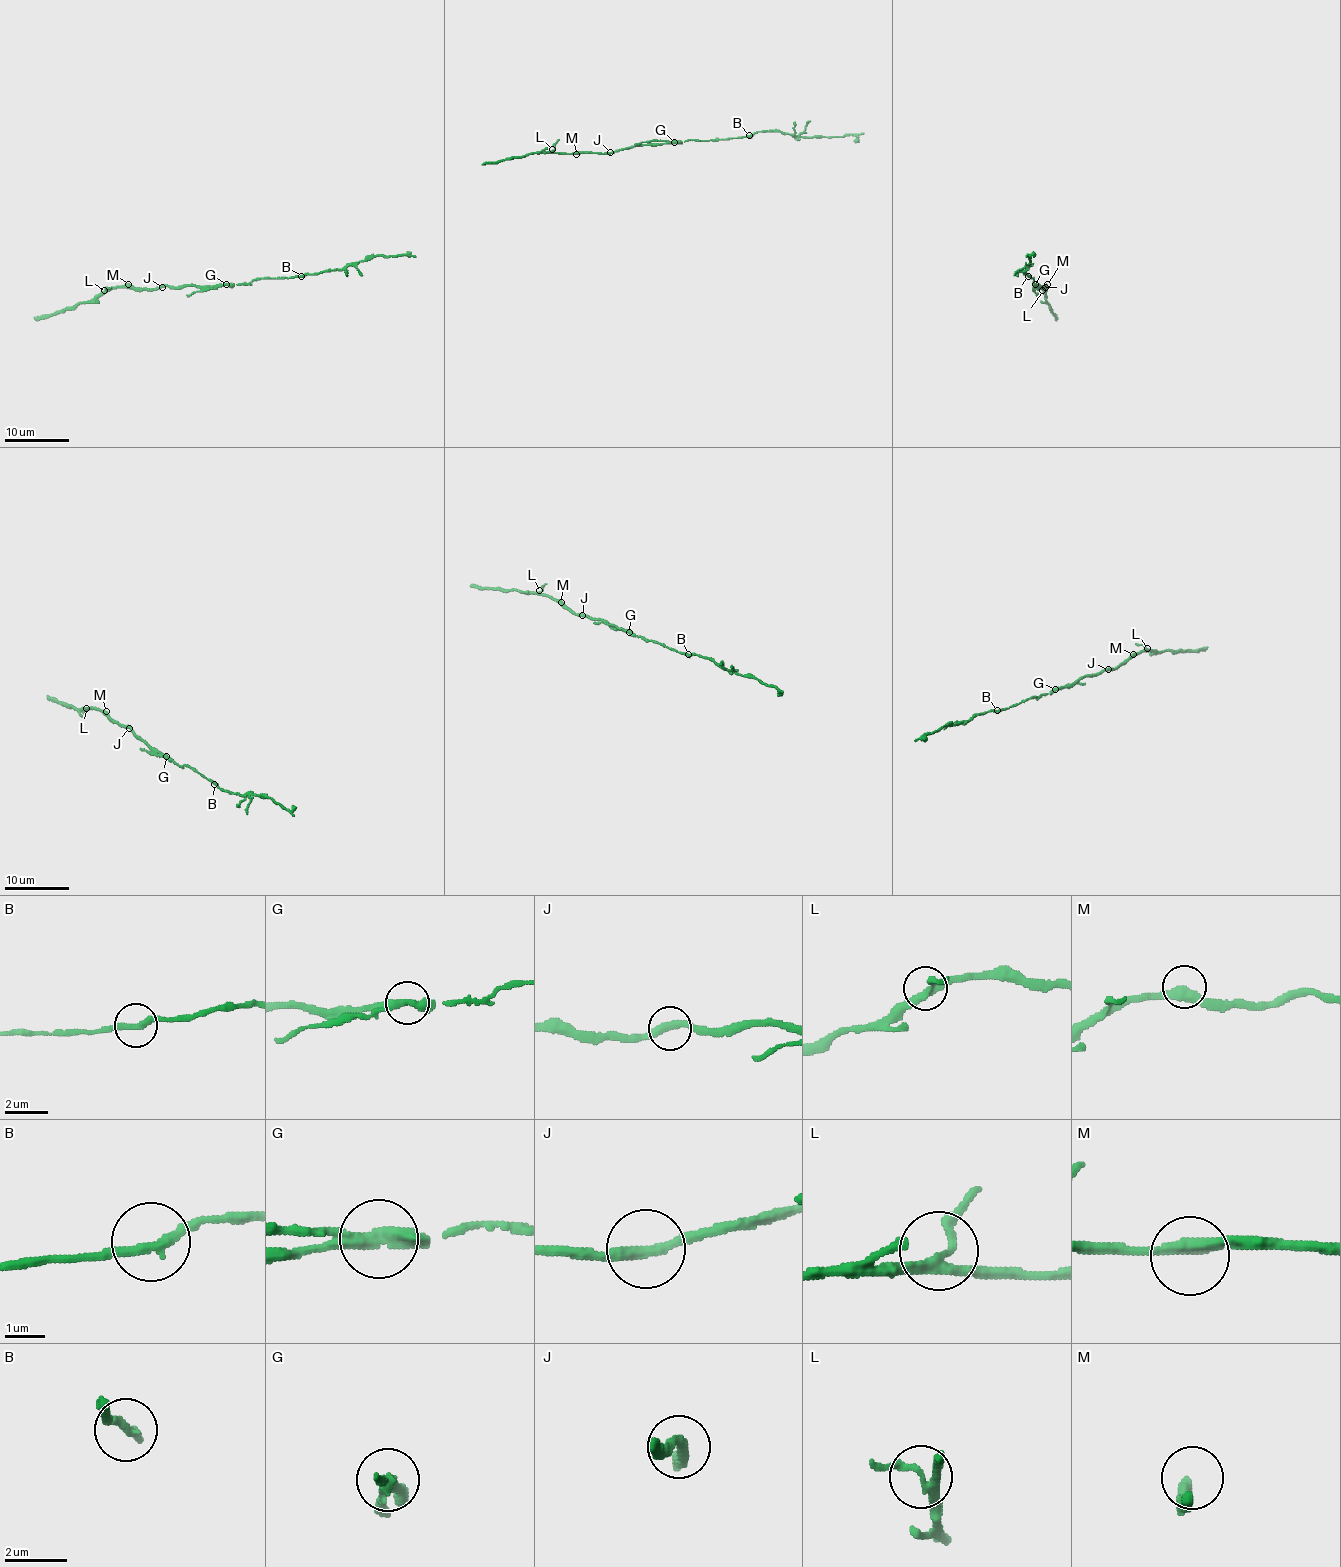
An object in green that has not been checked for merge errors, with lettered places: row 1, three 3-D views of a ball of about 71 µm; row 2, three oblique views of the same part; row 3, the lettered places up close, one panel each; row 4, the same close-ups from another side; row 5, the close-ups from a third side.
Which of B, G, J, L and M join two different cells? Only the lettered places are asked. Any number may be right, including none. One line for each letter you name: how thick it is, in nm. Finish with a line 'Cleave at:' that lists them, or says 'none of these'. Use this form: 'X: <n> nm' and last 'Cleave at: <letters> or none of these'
G: 550 nm
Cleave at: G

